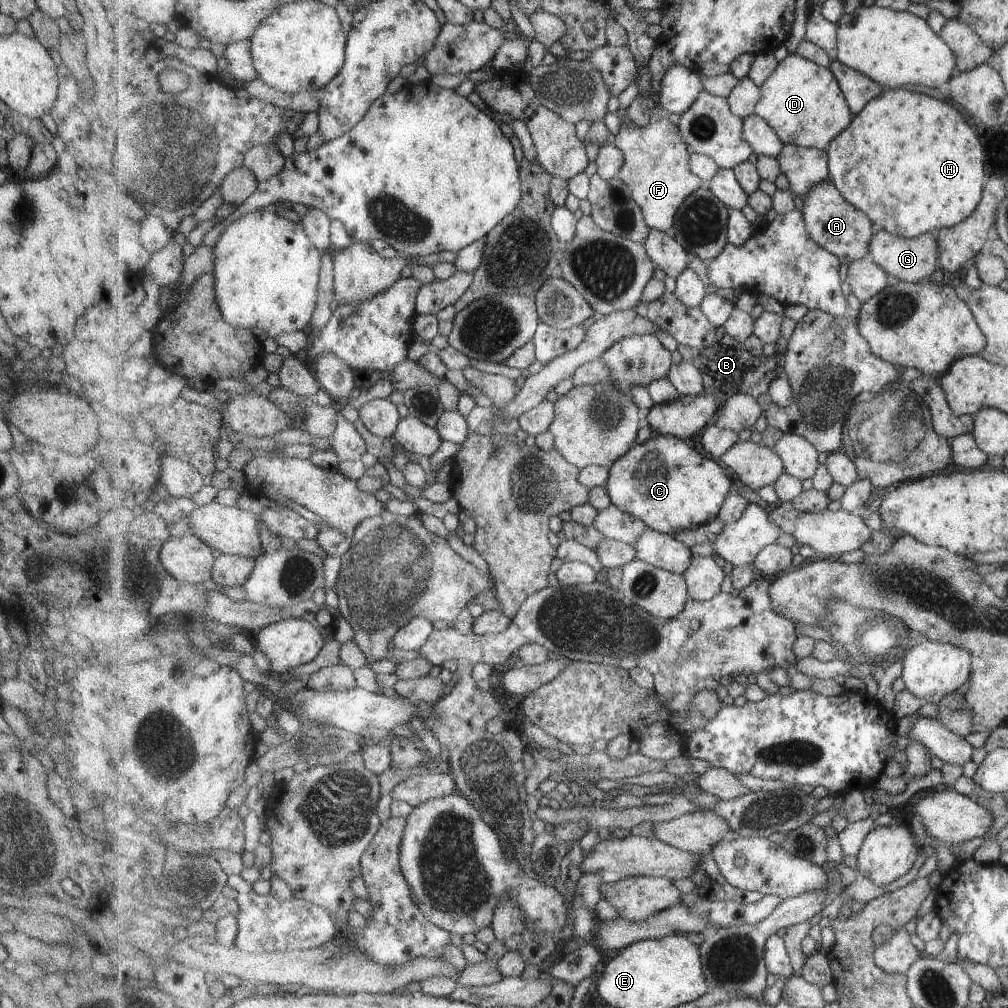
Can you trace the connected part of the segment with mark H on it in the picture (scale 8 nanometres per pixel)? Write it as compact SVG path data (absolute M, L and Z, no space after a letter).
M887 89L882 96L876 97L871 100L867 107L859 116L854 116L853 122L847 130L839 134L830 147L826 149L829 154L829 171L831 180L845 200L849 204L853 204L855 208L865 212L869 218L875 223L876 227L885 228L890 234L895 236L906 237L909 239L917 238L929 232L936 233L943 228L951 228L966 220L975 212L982 203L984 194L985 180L987 180L987 170L985 170L985 160L983 160L983 144L981 138L973 132L973 128L965 122L963 114L953 108L947 102L941 102L937 98L925 96L923 94L915 94L904 89Z

